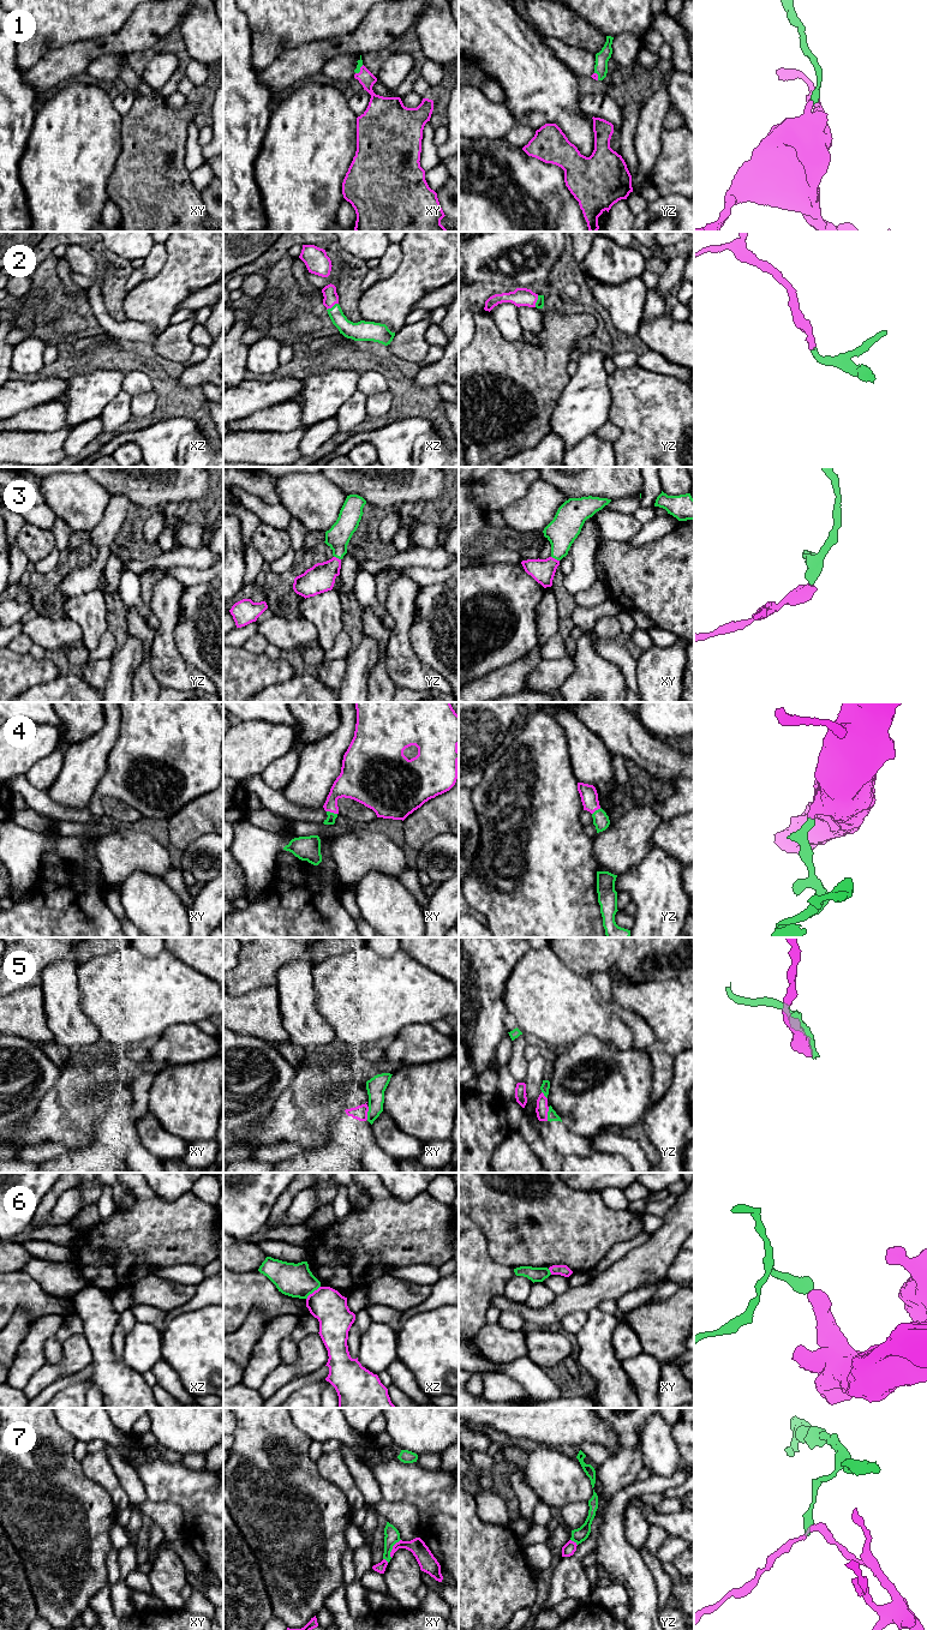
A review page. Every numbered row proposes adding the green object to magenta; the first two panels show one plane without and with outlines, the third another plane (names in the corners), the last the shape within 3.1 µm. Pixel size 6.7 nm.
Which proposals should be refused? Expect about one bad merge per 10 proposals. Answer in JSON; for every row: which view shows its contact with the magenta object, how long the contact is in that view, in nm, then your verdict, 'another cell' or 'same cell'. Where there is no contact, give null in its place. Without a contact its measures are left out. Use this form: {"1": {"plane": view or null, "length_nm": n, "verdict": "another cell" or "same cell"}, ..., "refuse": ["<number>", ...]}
{"1": {"plane": "xy", "length_nm": 80, "verdict": "same cell"}, "2": {"plane": "xz", "length_nm": 90, "verdict": "same cell"}, "3": {"plane": "xy", "length_nm": 70, "verdict": "same cell"}, "4": {"plane": "xy", "length_nm": 80, "verdict": "same cell"}, "5": {"plane": "yz", "length_nm": 100, "verdict": "same cell"}, "6": {"plane": "xz", "length_nm": 130, "verdict": "another cell"}, "7": {"plane": "xy", "length_nm": 140, "verdict": "another cell"}, "refuse": ["6", "7"]}

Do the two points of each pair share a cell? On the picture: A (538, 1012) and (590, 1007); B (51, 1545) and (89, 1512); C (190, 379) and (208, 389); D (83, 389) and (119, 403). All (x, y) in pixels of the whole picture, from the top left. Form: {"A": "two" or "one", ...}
{"A": "one", "B": "one", "C": "two", "D": "two"}

